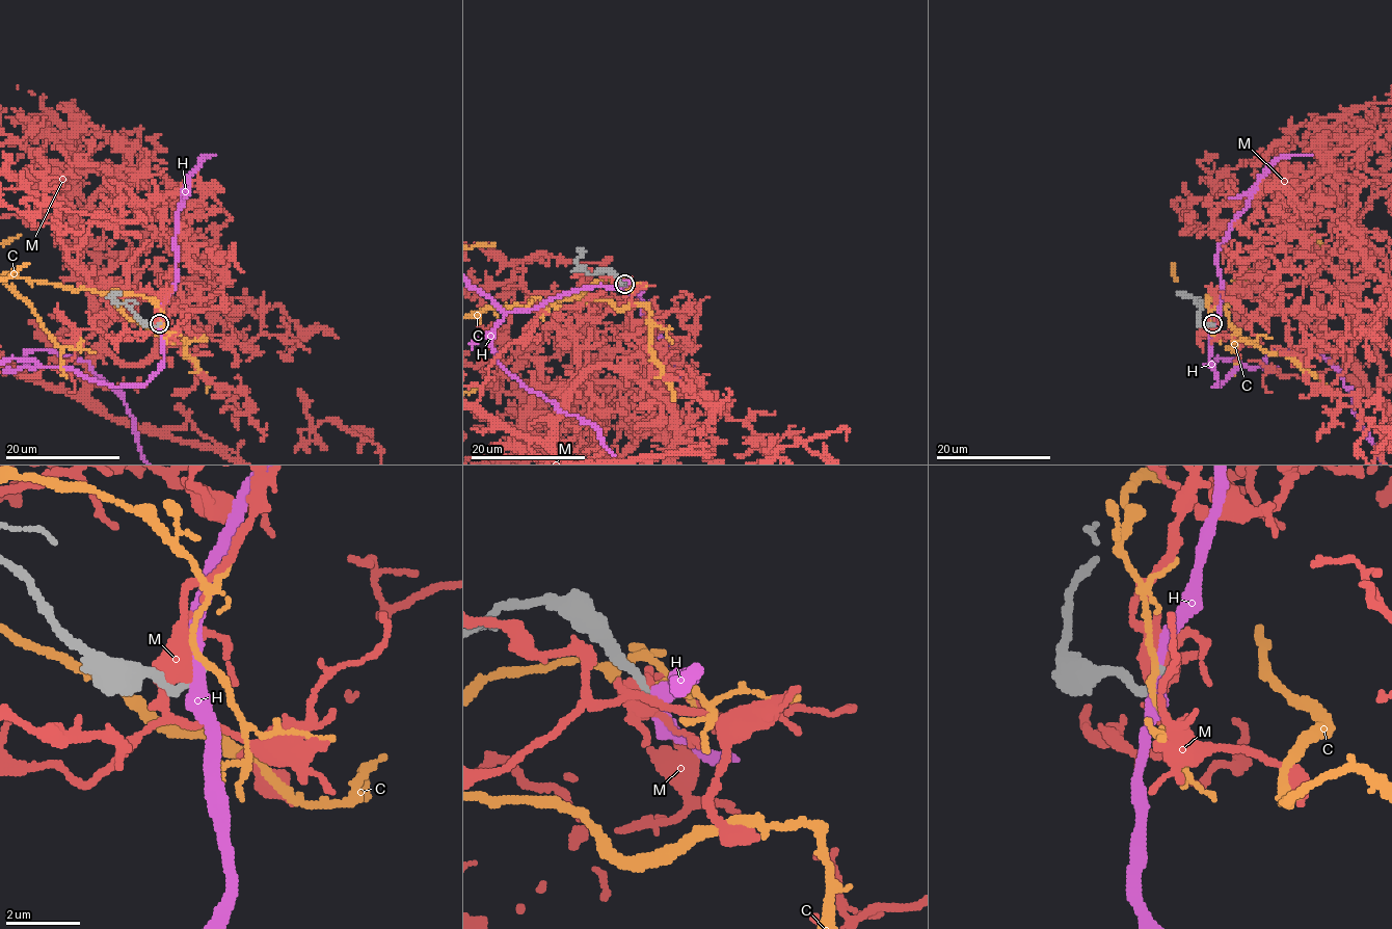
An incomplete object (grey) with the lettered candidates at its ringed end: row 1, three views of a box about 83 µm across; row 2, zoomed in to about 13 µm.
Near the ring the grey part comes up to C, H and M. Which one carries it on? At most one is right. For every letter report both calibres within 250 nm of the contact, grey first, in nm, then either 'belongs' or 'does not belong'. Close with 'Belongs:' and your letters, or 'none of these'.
C: calibres 180 and 160 nm; does not belong
H: calibres 220 and 400 nm; does not belong
M: calibres 260 and 440 nm; does not belong
Belongs: none of these

